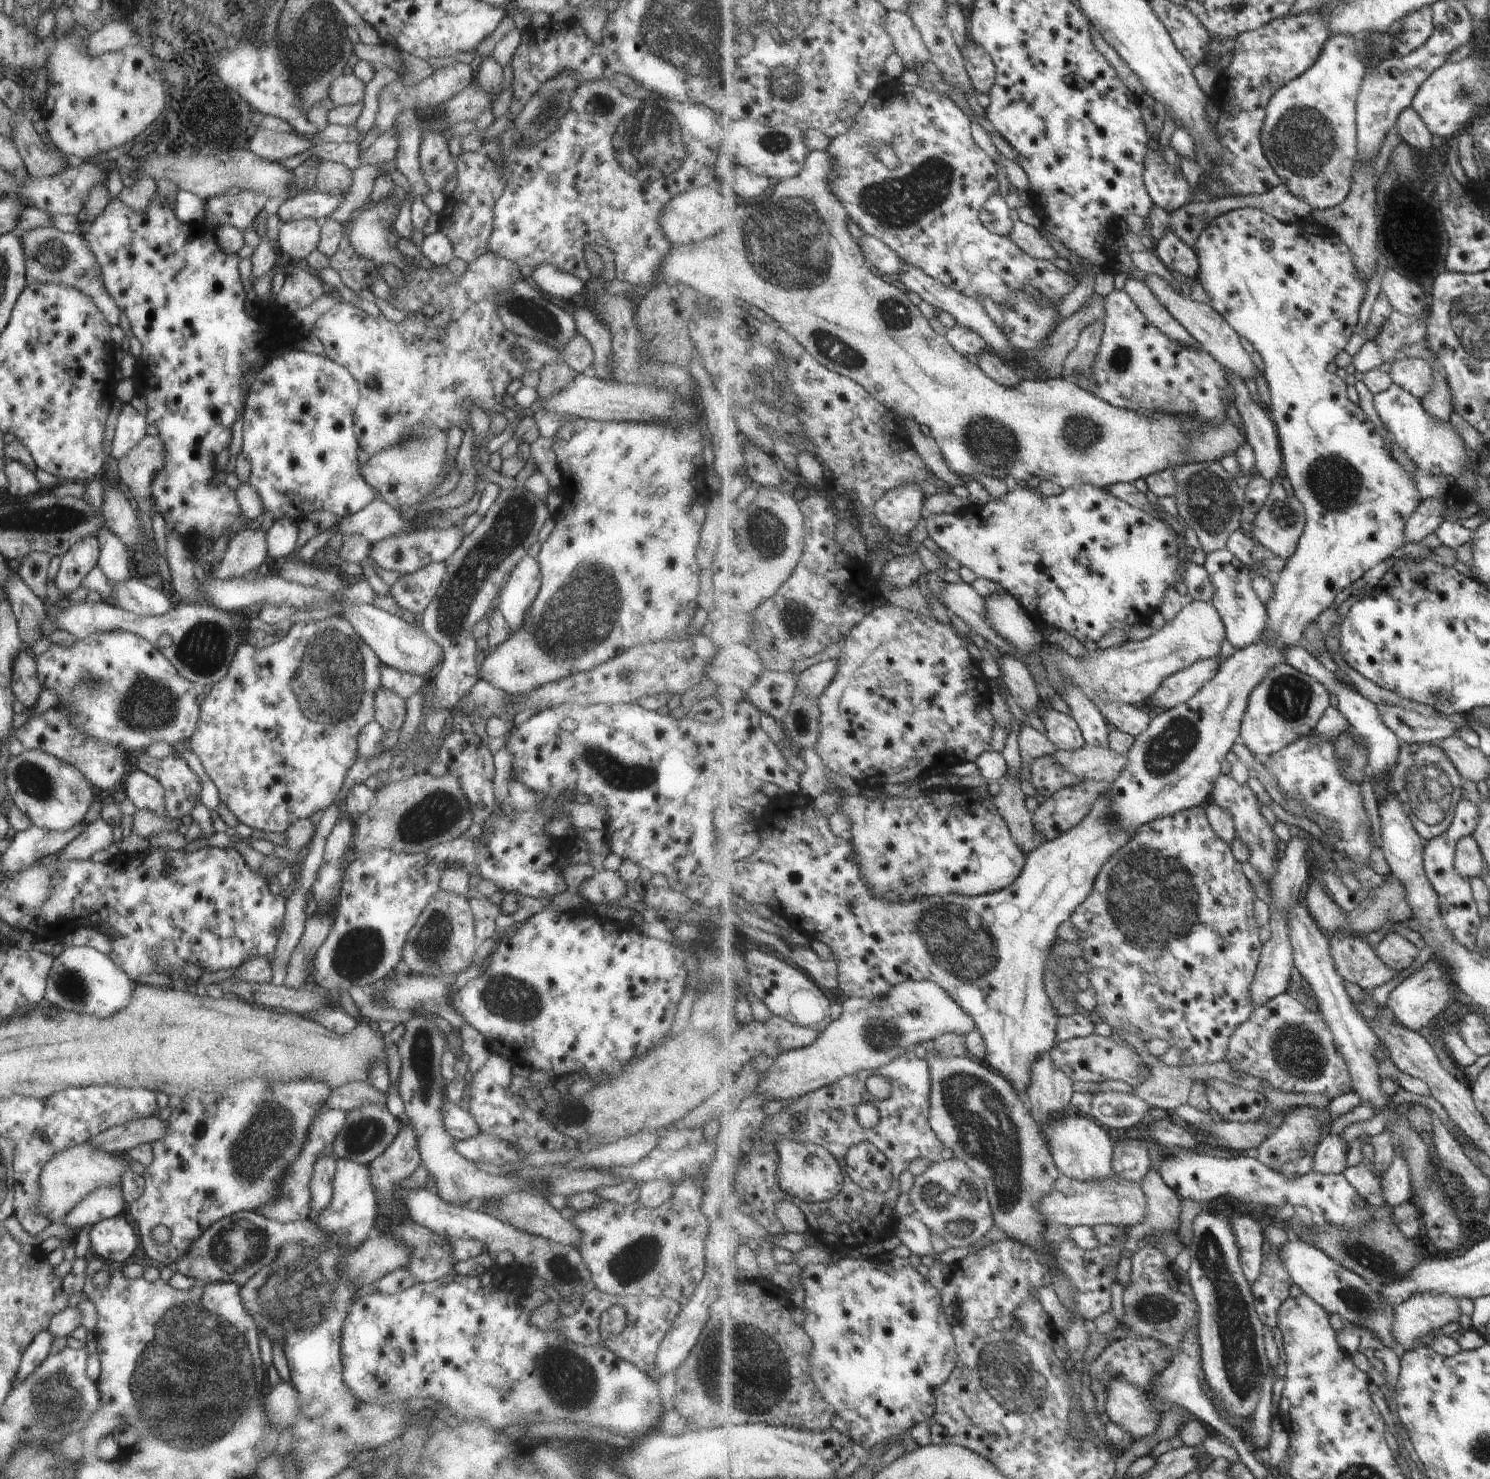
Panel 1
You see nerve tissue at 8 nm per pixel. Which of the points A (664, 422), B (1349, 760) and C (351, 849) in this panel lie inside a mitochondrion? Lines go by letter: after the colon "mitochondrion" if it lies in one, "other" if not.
A: other
B: mitochondrion
C: other

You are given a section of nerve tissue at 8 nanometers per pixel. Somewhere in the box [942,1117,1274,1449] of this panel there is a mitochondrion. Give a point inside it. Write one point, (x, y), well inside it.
(1010, 1372)

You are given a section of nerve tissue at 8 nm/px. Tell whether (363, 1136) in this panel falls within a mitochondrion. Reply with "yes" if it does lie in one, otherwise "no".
yes

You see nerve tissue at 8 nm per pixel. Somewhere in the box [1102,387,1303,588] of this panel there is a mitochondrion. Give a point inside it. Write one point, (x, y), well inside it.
(1209, 498)

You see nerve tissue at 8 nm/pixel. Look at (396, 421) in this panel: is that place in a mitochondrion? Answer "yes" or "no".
yes

